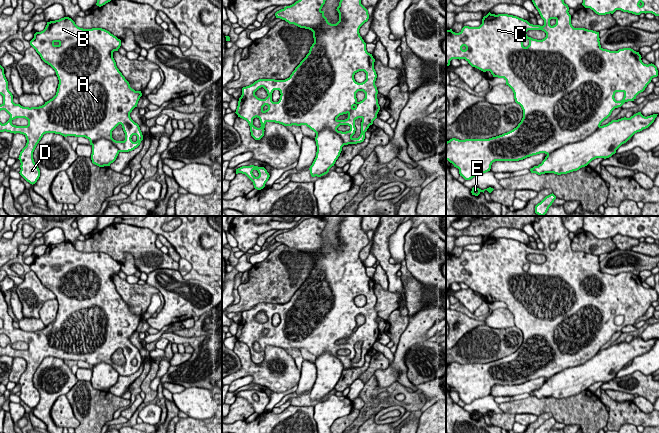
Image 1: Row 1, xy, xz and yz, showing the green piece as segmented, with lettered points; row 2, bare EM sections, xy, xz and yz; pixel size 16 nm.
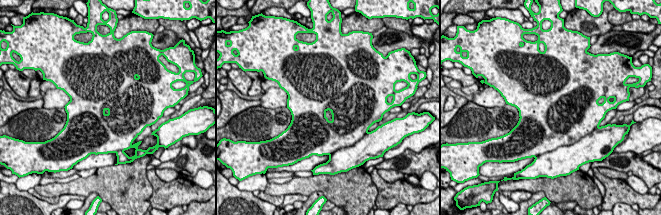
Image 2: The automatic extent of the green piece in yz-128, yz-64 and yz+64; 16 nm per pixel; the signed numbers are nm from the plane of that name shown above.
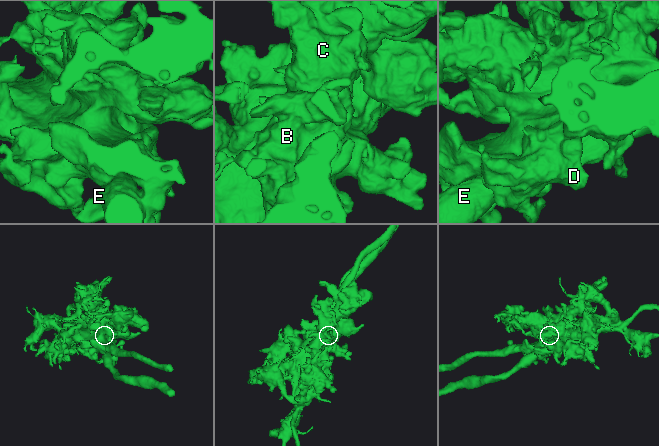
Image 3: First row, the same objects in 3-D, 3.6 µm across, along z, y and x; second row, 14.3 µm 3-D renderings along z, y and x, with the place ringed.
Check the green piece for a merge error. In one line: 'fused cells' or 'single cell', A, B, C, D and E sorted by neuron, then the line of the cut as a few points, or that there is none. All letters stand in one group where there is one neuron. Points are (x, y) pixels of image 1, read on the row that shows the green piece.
fused cells; A B C D / E; cut in yz along (600, 126), (583, 139), (567, 143), (547, 154)

